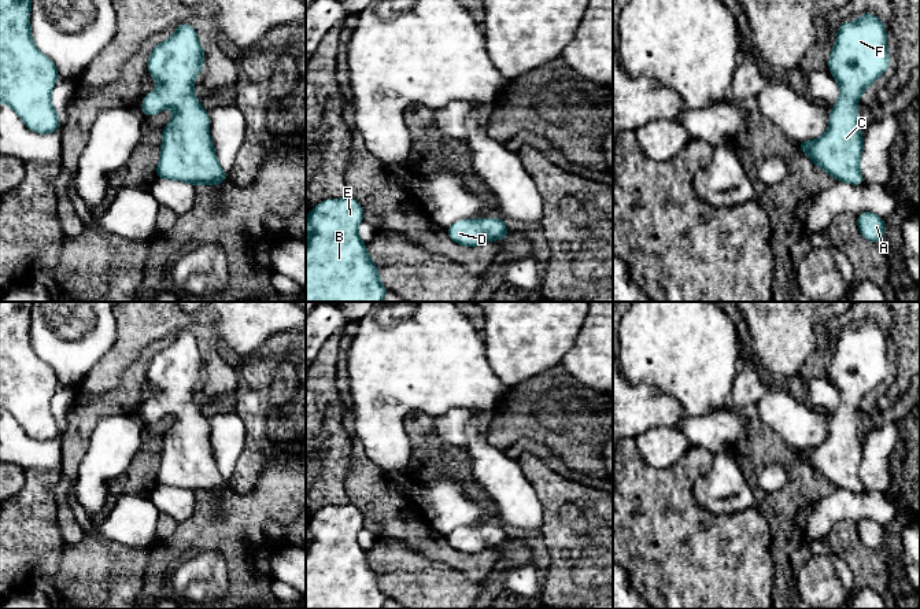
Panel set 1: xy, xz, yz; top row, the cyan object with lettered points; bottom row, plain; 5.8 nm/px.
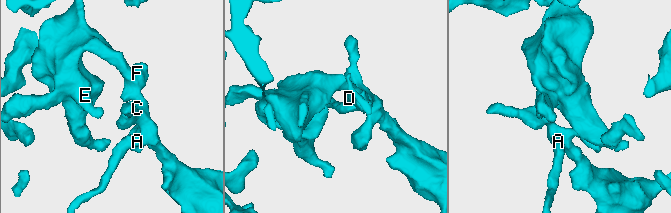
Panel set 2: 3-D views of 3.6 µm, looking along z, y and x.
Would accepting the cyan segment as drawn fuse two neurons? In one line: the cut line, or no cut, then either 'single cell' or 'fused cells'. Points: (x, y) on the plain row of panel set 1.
no cut | single cell

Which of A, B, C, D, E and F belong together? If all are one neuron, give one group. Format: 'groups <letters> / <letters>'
groups A B C D E F

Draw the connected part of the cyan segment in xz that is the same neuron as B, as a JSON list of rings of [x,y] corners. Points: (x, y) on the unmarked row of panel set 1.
[[[351,503],[318,510],[306,525],[306,609],[381,609],[388,601],[358,543],[362,513]]]

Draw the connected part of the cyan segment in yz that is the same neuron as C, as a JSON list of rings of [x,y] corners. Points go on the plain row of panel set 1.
[[[865,320],[857,329],[838,332],[828,376],[839,391],[839,409],[832,413],[827,439],[816,447],[798,449],[812,470],[836,488],[864,491],[860,462],[864,443],[860,439],[857,413],[861,401],[890,373],[886,332]]]

